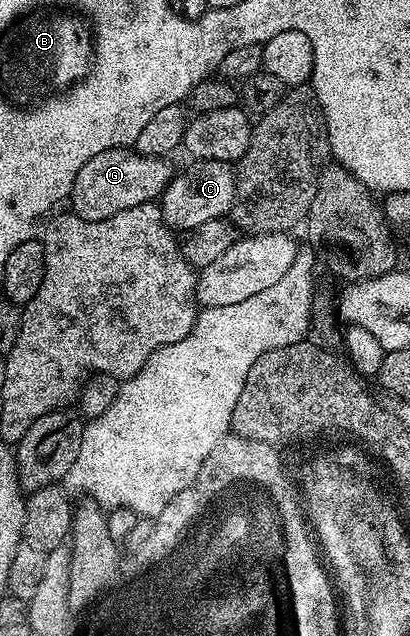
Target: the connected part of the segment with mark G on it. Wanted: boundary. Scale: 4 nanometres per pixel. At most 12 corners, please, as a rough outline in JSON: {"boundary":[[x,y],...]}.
{"boundary":[[131,147],[81,165],[70,210],[105,221],[158,200],[177,171]]}

